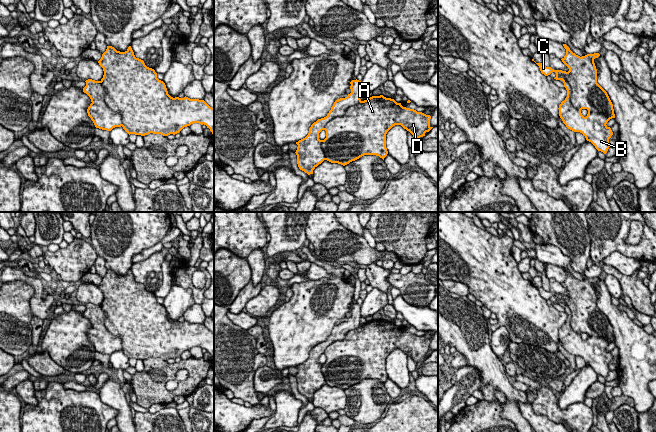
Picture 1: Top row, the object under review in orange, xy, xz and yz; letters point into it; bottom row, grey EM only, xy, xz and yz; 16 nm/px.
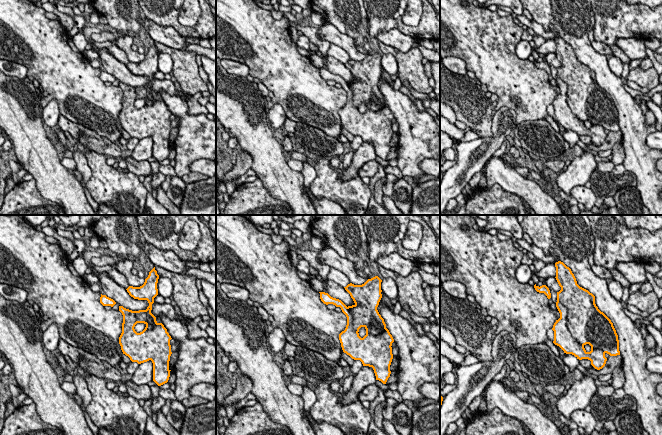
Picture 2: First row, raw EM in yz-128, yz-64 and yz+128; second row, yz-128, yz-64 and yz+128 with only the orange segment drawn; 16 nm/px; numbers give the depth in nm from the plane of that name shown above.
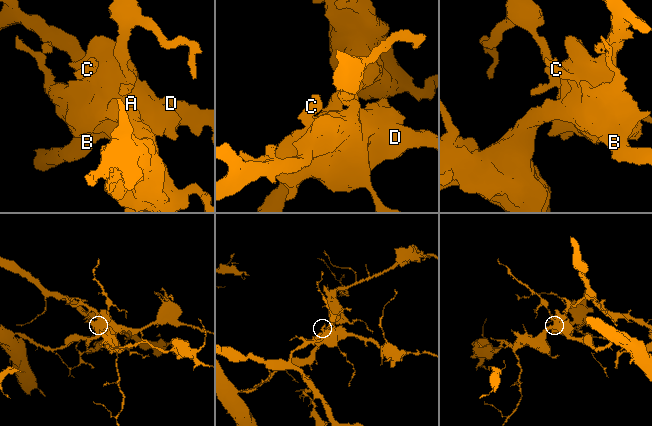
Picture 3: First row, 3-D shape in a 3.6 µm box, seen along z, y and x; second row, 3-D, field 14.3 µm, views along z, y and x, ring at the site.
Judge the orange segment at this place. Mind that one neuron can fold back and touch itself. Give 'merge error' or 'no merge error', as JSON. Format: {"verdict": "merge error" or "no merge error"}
{"verdict": "merge error"}

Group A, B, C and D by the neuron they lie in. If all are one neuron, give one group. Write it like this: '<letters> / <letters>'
A D / B C

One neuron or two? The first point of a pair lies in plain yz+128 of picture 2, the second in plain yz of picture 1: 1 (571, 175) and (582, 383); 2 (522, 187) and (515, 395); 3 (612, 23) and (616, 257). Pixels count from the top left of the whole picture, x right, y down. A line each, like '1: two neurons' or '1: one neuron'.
1: one neuron
2: two neurons
3: two neurons

